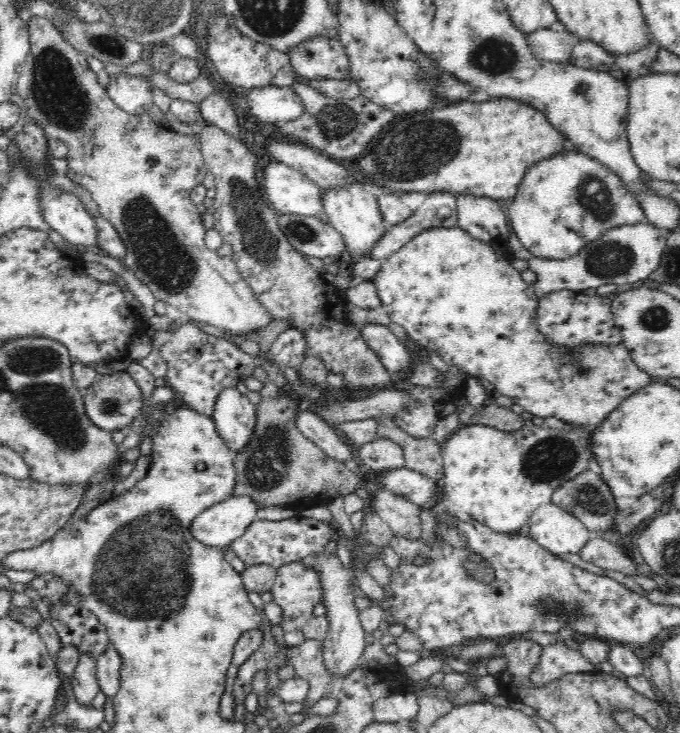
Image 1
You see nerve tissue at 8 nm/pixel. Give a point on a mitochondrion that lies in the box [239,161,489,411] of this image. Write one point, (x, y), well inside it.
(299, 231)

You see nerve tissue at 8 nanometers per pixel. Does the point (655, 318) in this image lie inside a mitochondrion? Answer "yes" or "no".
yes

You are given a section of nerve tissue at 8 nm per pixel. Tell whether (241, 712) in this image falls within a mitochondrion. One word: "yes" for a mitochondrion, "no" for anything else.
no

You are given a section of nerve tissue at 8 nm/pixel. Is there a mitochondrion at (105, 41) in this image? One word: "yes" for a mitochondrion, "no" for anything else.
yes

